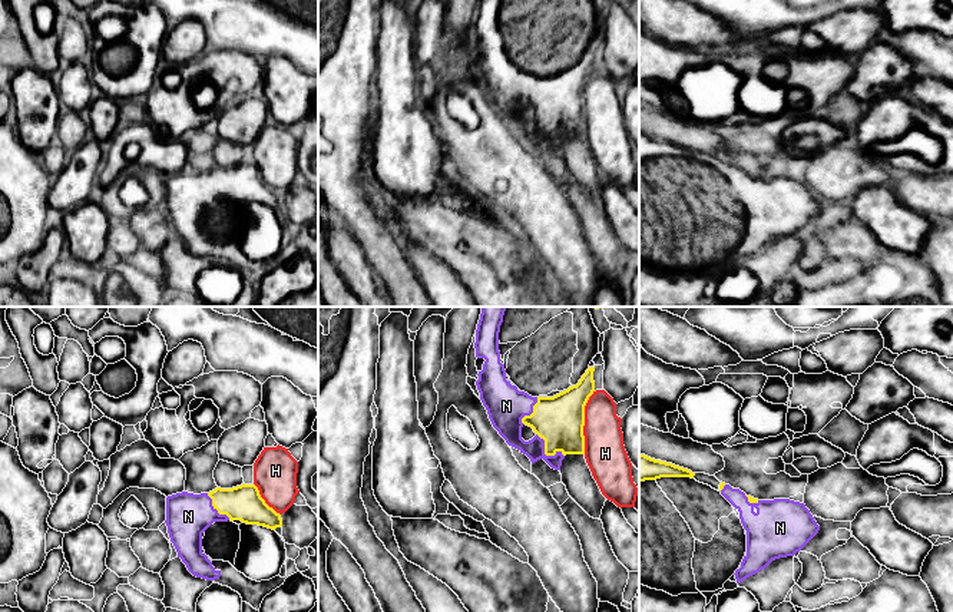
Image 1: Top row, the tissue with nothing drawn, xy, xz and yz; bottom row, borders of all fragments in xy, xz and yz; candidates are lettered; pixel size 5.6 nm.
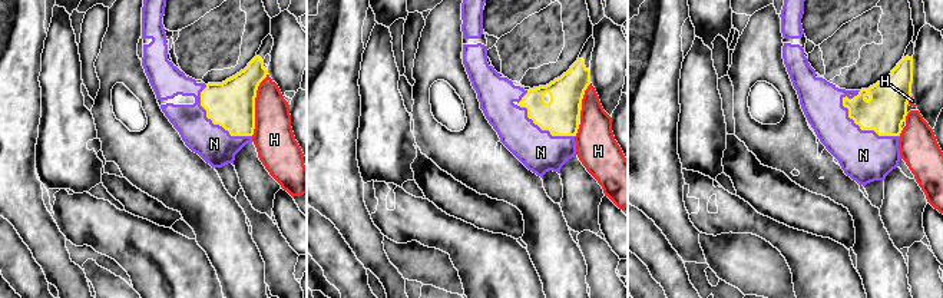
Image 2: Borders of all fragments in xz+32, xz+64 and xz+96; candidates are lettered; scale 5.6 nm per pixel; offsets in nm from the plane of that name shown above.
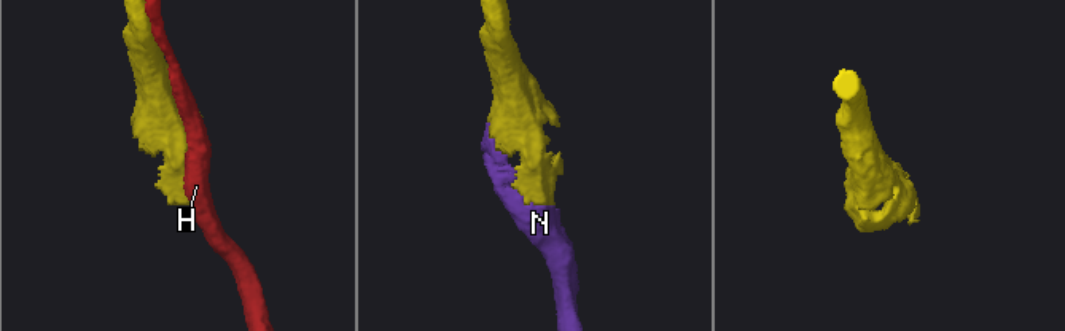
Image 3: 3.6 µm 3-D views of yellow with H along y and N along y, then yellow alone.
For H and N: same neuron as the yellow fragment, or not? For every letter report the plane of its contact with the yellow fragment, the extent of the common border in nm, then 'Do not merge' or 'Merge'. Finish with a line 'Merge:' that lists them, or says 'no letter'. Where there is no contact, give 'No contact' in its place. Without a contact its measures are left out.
H: Touches yellow in xz. Shared border 360 nm. Do not merge
N: Touches yellow in xz. Shared border 200 nm. Merge
Merge: N

